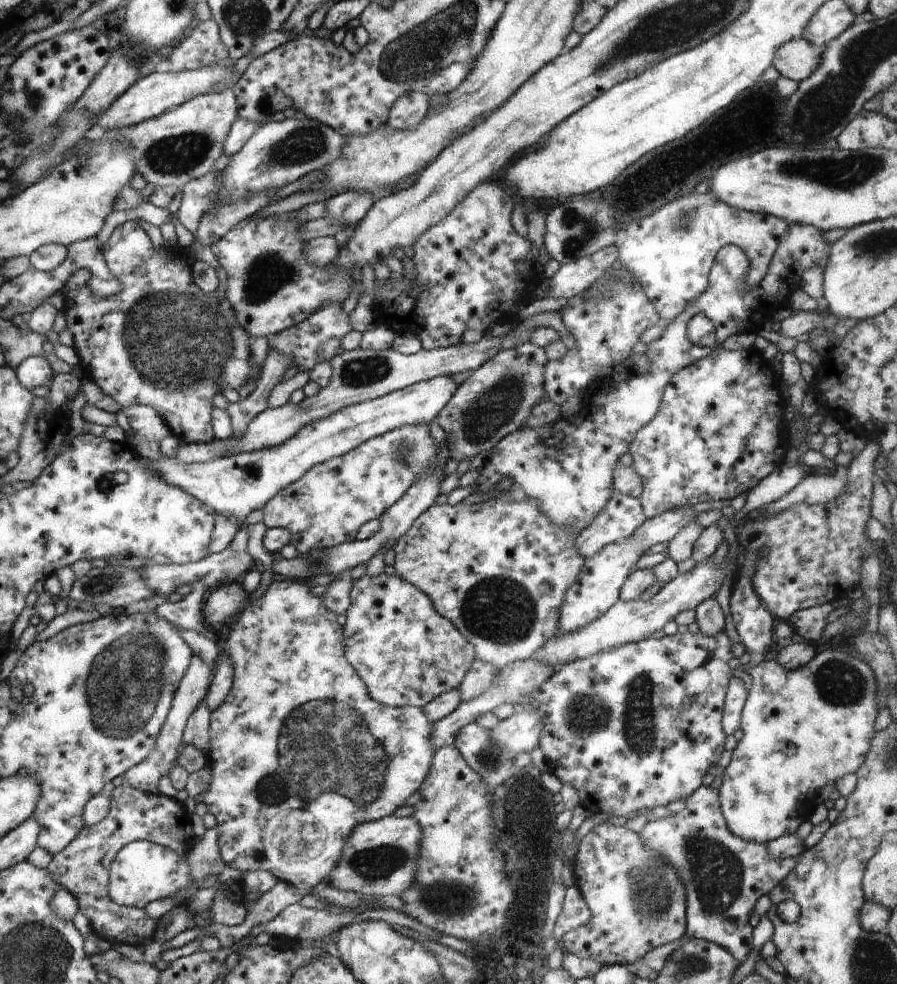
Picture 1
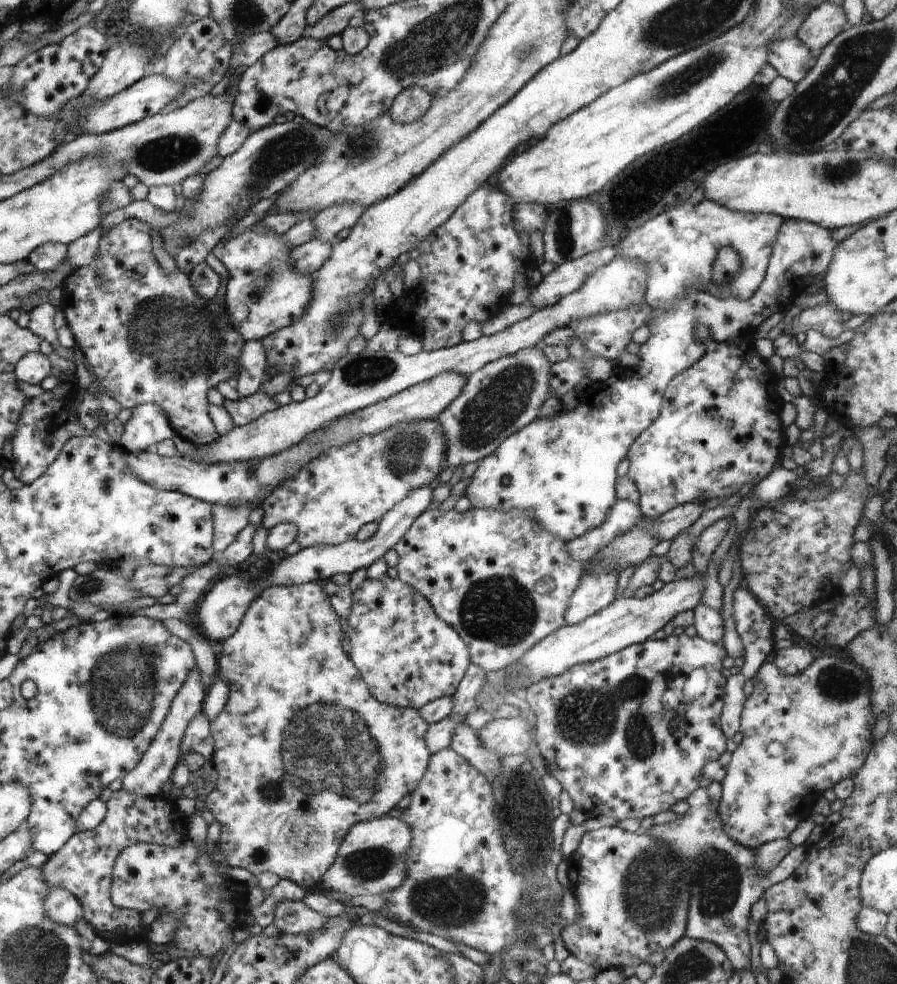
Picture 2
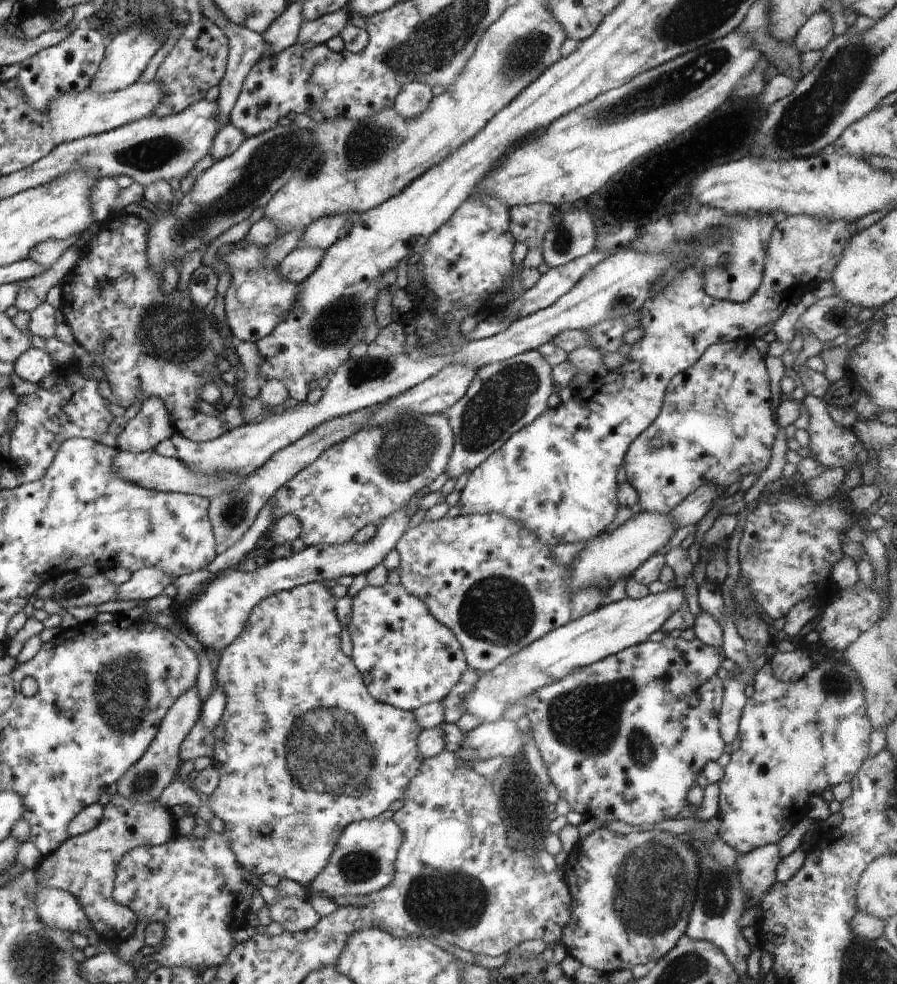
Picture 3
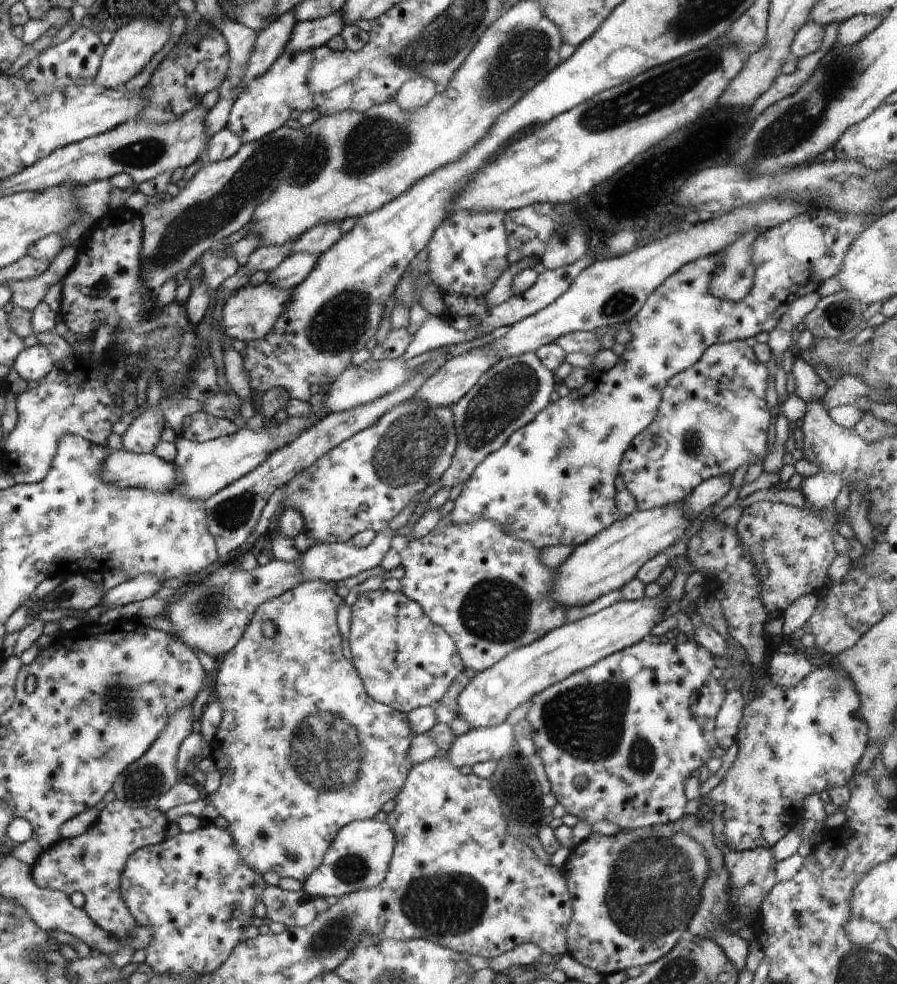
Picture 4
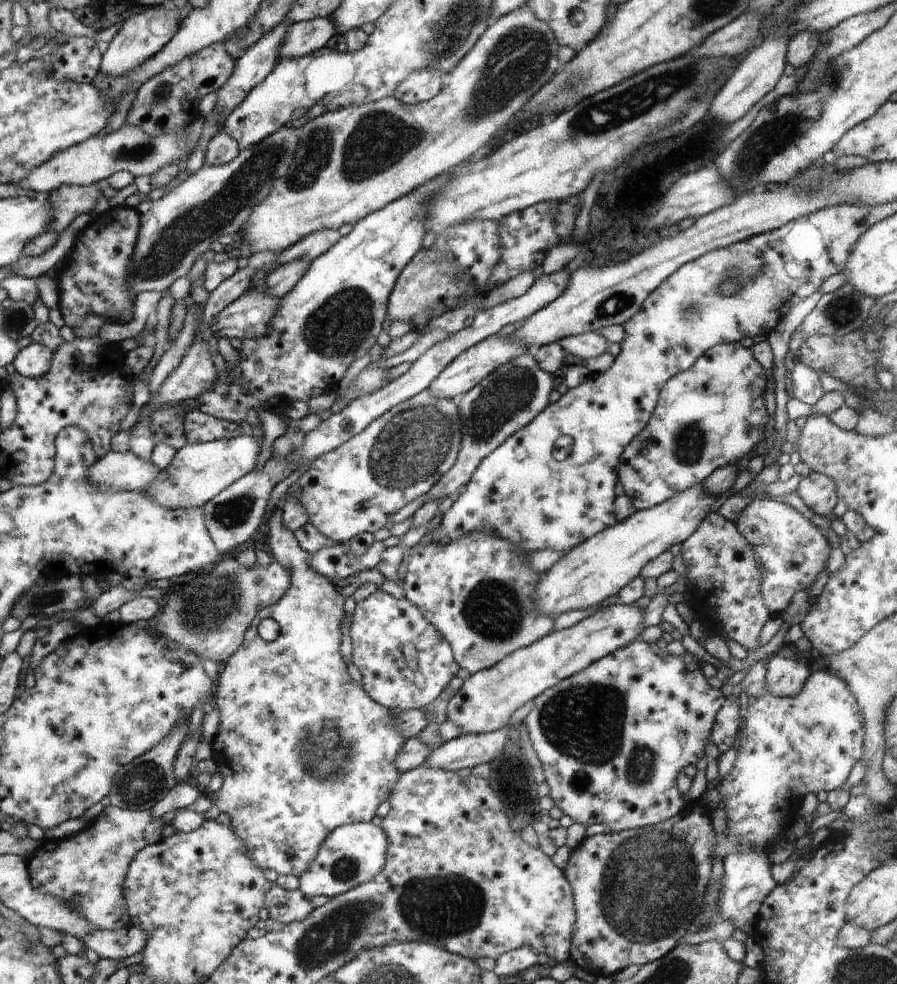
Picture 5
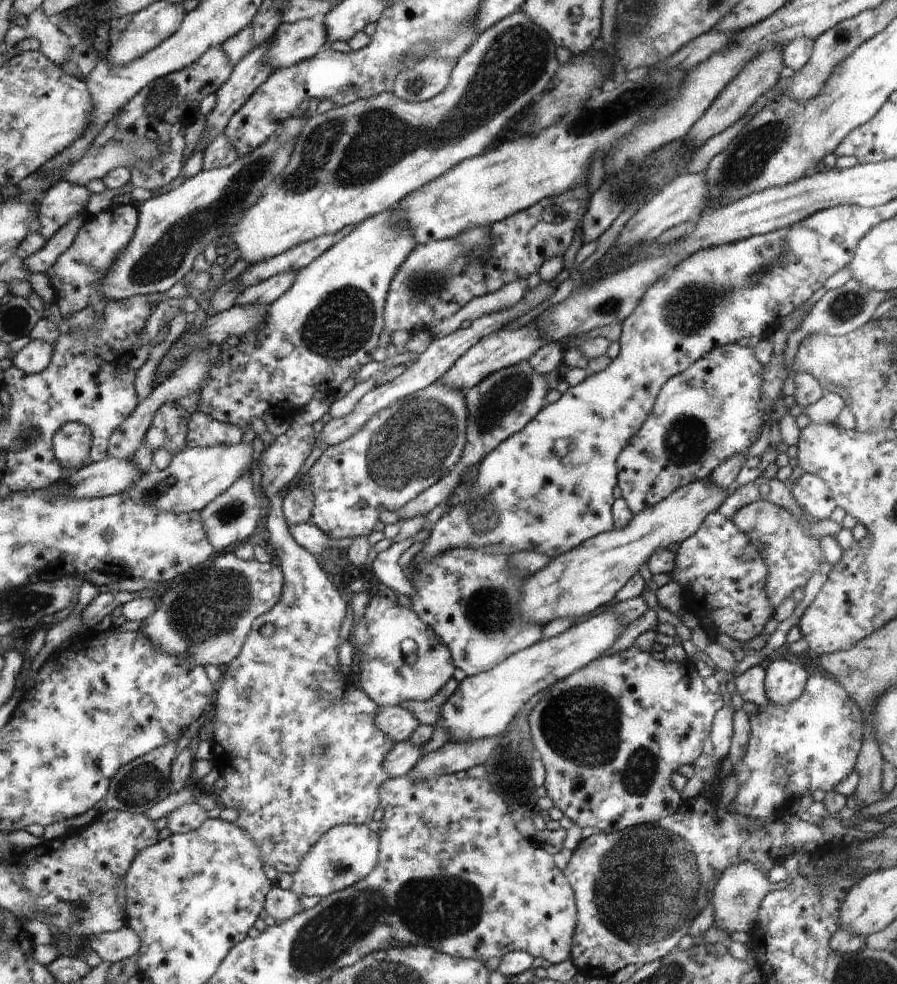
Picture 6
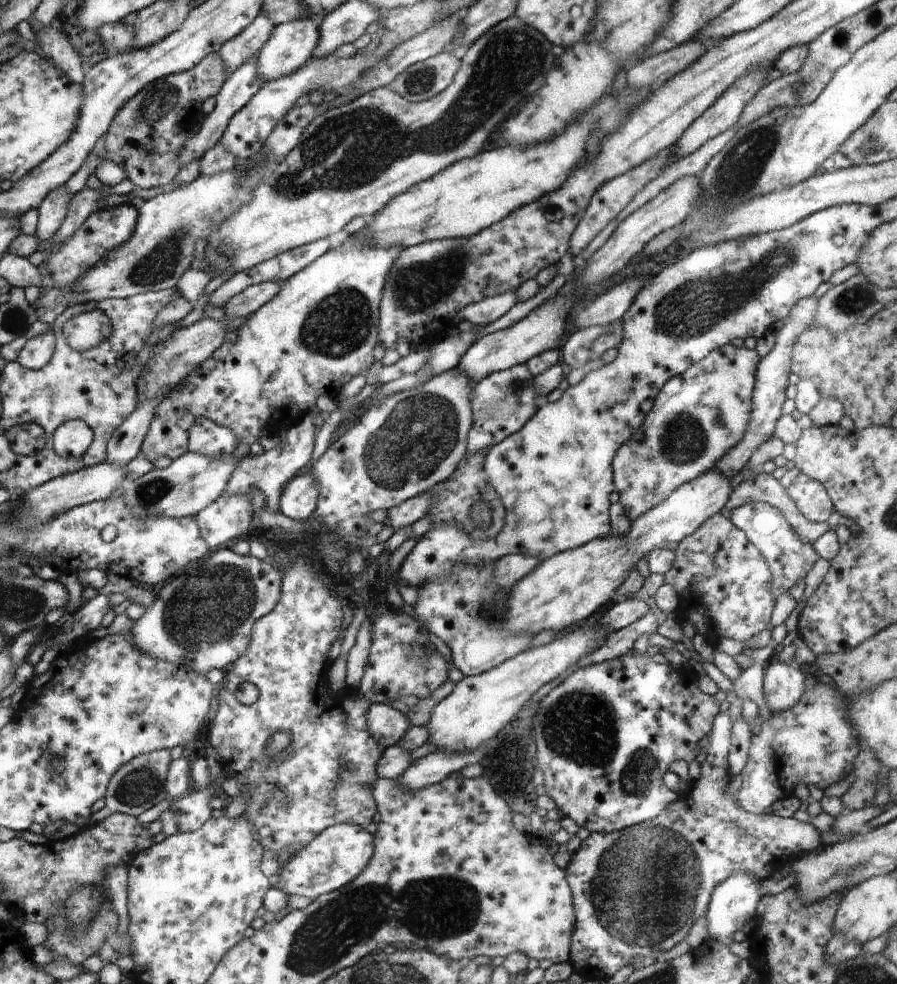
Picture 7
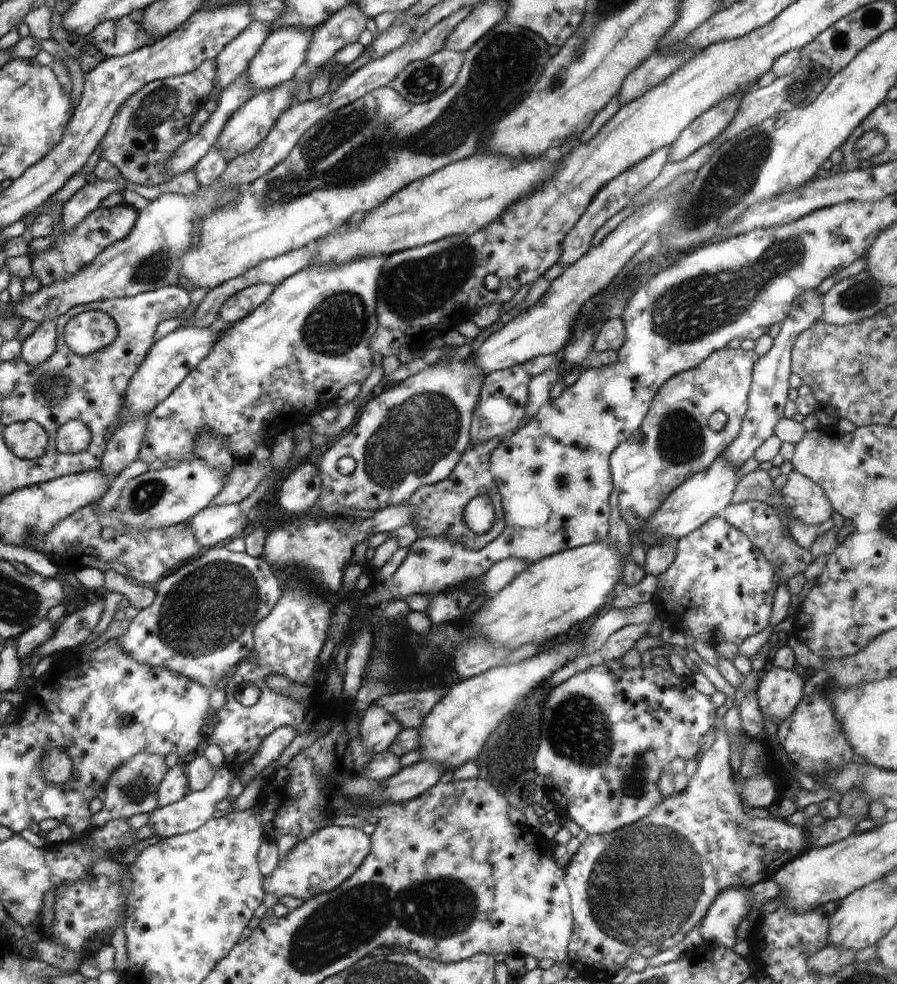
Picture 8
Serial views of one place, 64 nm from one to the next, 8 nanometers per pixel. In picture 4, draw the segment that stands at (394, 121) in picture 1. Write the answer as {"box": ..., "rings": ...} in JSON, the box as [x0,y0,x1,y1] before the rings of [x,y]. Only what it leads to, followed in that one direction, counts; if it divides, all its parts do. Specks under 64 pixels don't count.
{"box":[395,76,441,112],"rings":[[[416,76],[400,86],[395,96],[395,101],[399,107],[406,112],[414,112],[422,106],[426,106],[431,98],[440,91],[441,87],[430,78]]]}

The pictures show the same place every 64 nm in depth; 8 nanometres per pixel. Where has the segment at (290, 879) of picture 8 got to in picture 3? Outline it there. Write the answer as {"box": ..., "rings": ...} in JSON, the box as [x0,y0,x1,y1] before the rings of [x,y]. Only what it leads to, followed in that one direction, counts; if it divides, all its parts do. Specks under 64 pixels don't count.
{"box":[307,818,404,899],"rings":[[[373,818],[351,822],[341,832],[330,858],[320,874],[310,882],[307,891],[309,895],[322,894],[333,899],[335,896],[366,896],[372,892],[378,892],[394,882],[396,872],[396,854],[404,842],[404,832],[394,820]]]}

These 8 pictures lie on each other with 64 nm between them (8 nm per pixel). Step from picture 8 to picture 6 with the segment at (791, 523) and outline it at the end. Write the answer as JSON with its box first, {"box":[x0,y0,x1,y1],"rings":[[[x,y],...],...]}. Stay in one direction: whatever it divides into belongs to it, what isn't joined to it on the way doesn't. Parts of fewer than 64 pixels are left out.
{"box":[717,475,843,539],"rings":[[[764,475],[736,489],[732,495],[726,497],[724,504],[722,504],[717,511],[732,521],[733,516],[736,516],[736,512],[738,512],[740,508],[744,508],[747,504],[757,500],[768,501],[776,504],[776,506],[780,506],[780,508],[784,508],[784,510],[790,512],[814,538],[820,539],[826,535],[836,537],[838,532],[843,528],[841,523],[836,523],[830,519],[814,523],[808,522],[804,517],[805,514],[803,514],[800,505],[792,496],[791,486],[786,486],[785,483],[776,477],[770,479]]]}

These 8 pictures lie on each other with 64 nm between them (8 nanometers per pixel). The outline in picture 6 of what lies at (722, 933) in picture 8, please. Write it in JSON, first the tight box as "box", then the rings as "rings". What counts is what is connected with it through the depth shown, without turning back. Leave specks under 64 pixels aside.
{"box":[710,864,774,937],"rings":[[[734,864],[724,870],[724,874],[717,880],[712,891],[710,905],[714,912],[713,927],[721,929],[730,937],[734,932],[746,932],[756,927],[757,914],[762,899],[770,890],[774,890],[774,884],[769,876],[762,870],[758,870],[754,864]]]}

